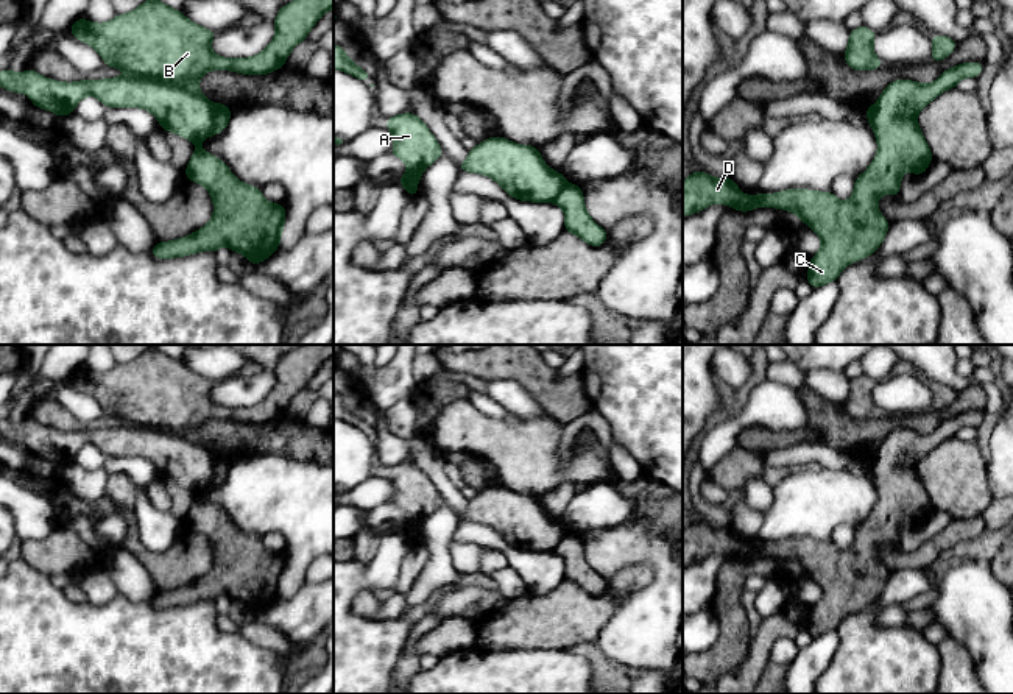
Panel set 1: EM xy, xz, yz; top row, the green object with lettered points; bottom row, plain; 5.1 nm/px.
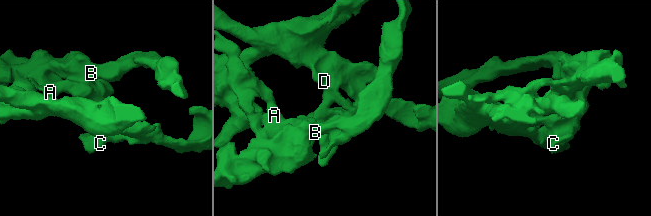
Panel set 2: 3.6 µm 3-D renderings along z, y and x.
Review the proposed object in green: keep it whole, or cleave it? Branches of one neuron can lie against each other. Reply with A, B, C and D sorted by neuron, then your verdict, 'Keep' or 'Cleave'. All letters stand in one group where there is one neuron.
Groups: A B / C D. Cleave

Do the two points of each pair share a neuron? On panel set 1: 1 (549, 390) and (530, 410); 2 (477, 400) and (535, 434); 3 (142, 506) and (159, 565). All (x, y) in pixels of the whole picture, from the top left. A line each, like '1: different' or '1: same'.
1: different
2: different
3: different

